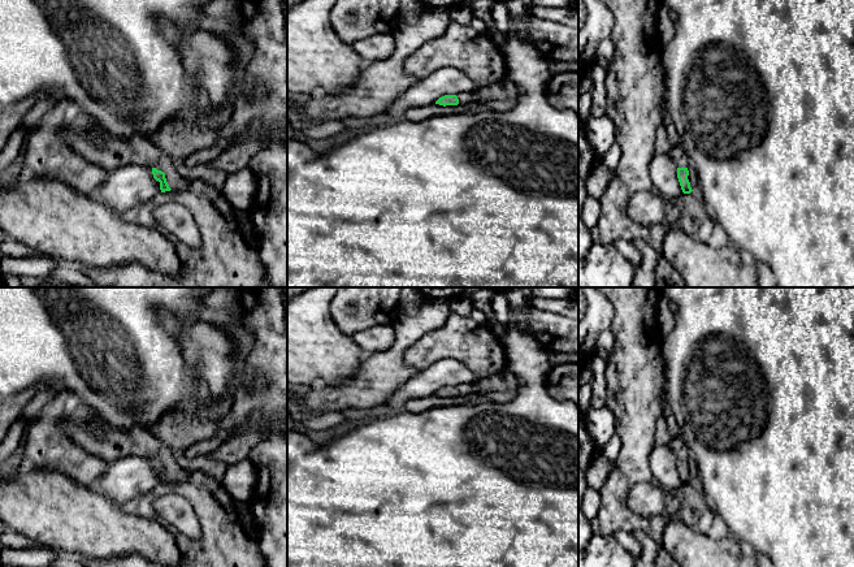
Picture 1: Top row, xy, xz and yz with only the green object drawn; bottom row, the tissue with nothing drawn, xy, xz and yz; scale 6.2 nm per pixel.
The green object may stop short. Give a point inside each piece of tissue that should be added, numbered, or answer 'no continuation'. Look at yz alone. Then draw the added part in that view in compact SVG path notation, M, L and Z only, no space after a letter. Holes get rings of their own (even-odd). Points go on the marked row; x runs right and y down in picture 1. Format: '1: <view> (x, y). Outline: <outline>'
1: yz (681, 160). Outline: M681 143L677 146L672 146L668 153L677 168L689 168L690 159L686 155Z

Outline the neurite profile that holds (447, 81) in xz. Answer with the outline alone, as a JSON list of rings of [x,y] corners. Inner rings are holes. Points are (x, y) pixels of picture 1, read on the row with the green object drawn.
[[[442,68],[428,75],[424,79],[417,81],[415,85],[407,87],[390,105],[386,113],[391,111],[408,111],[411,108],[420,108],[425,105],[435,104],[435,101],[445,95],[458,95],[459,92],[473,92],[476,90],[474,83],[461,70],[455,68]]]

